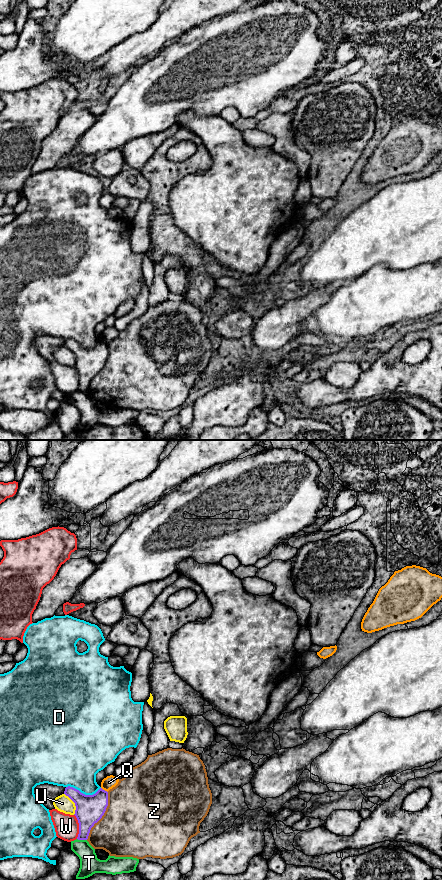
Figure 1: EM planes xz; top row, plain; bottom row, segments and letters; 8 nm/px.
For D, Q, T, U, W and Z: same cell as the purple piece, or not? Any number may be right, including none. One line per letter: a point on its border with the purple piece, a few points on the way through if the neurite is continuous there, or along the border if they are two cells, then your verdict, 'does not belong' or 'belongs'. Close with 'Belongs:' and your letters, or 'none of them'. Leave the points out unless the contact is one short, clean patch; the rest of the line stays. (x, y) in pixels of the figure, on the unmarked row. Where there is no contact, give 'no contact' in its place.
D: contact xz (82, 345); does not belong
Q: contact xz (104, 342); border xz (101, 339), (107, 344); does not belong
T: contact xz (82, 391); does not belong
U: contact xz (75, 356); does not belong
W: contact xz (79, 378); does not belong
Z: contact xz (102, 367); does not belong
Belongs: none of them

